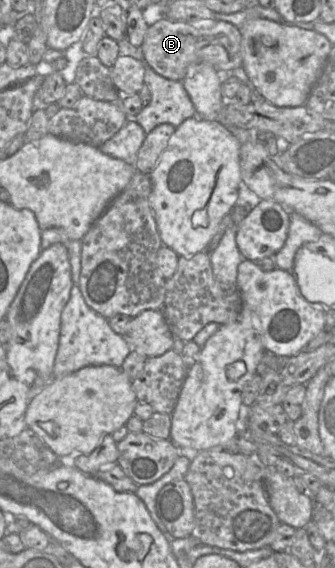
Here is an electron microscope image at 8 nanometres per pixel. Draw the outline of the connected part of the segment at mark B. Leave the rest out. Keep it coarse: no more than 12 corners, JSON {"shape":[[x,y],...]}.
{"shape":[[162,18],[148,27],[143,61],[182,81],[200,62],[243,64],[236,26]]}

